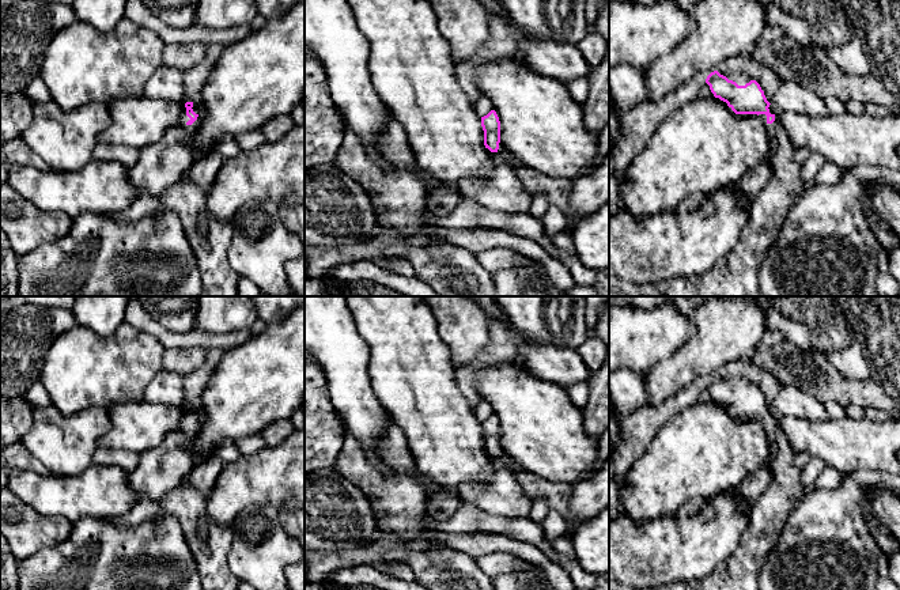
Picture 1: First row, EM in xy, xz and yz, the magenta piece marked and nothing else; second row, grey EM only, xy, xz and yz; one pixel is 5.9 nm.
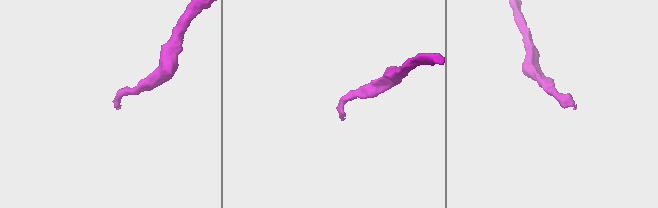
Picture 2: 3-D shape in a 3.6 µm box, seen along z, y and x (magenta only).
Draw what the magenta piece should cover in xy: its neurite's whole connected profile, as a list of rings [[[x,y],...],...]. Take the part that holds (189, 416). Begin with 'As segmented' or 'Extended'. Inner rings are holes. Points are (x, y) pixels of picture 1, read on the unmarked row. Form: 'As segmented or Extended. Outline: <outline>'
Extended. Outline: [[[186,406],[178,428],[163,442],[139,454],[137,468],[128,473],[129,487],[140,496],[162,504],[165,496],[179,487],[196,464],[189,443],[198,432],[198,411]]]

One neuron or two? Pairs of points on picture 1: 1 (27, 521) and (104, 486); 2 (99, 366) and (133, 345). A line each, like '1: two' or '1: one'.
1: two
2: one

